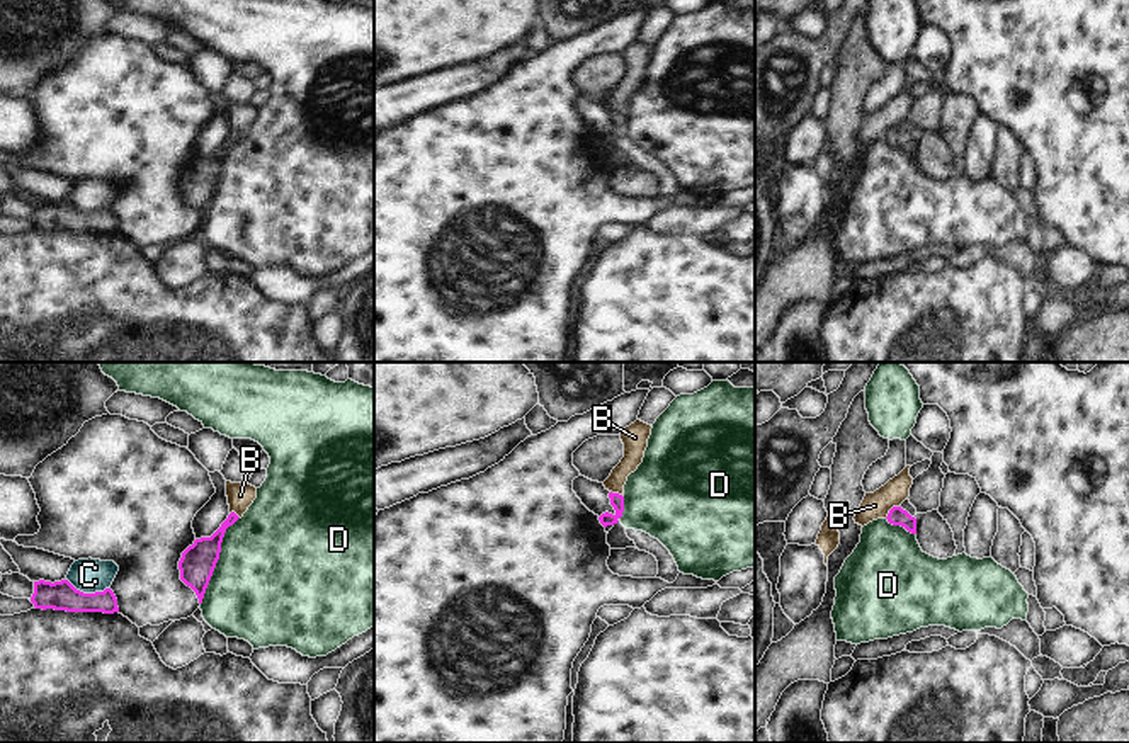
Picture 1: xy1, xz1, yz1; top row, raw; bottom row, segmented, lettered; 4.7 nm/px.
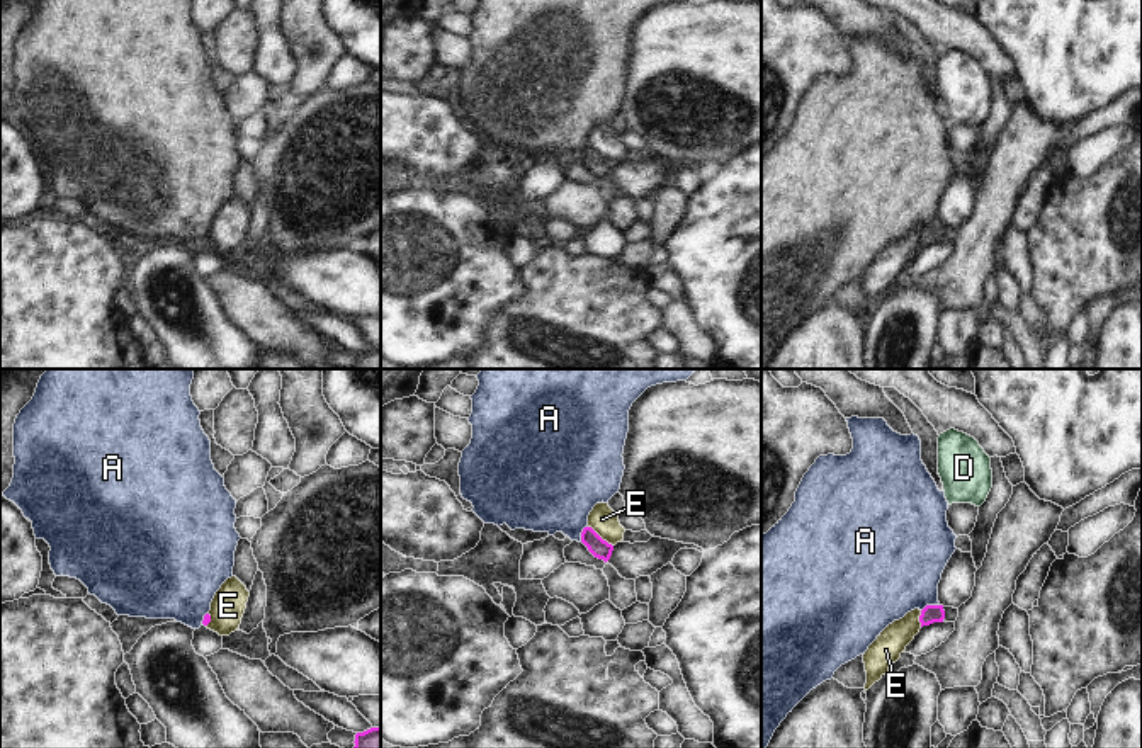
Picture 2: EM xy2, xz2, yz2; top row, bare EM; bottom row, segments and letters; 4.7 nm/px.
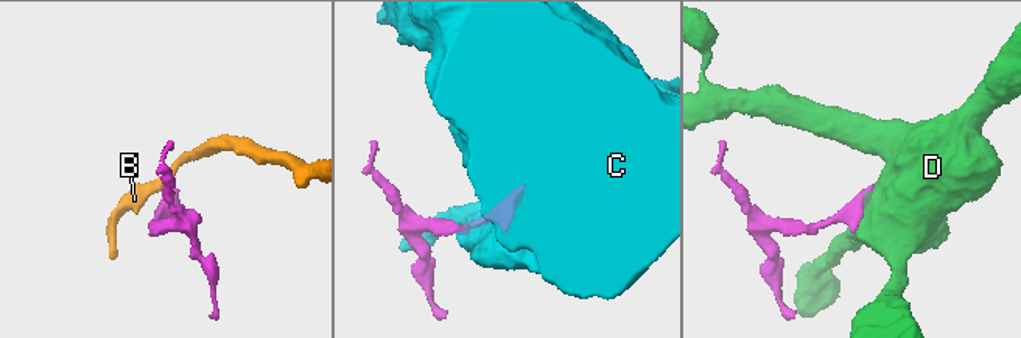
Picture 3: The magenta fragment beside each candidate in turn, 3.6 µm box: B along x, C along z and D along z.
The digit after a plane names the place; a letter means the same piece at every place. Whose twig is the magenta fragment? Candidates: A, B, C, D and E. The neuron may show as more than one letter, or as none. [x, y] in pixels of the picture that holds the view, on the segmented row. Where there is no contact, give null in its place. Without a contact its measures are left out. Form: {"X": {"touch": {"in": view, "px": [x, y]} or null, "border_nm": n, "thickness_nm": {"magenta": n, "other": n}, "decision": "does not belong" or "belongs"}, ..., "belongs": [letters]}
{"A": {"touch": {"in": "yz2", "px": [930, 606]}, "border_nm": 90, "thickness_nm": {"magenta": 90, "other": 440}, "decision": "belongs"}, "B": {"touch": {"in": "yz1", "px": [890, 510]}, "border_nm": 90, "thickness_nm": {"magenta": 90, "other": 130}, "decision": "does not belong"}, "C": {"touch": {"in": "xy1", "px": [89, 594]}, "border_nm": 220, "thickness_nm": {"magenta": 140, "other": 160}, "decision": "does not belong"}, "D": {"touch": {"in": "xy1", "px": [216, 561]}, "border_nm": 460, "thickness_nm": {"magenta": 170, "other": 500}, "decision": "does not belong"}, "E": {"touch": {"in": "xz2", "px": [599, 536]}, "border_nm": 160, "thickness_nm": {"magenta": 90, "other": 140}, "decision": "does not belong"}, "belongs": ["A"]}

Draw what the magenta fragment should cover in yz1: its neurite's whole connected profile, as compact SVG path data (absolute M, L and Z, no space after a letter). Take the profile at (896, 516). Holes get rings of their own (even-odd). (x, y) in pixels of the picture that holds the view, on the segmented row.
M893 507L888 513L888 522L893 525L901 525L905 527L908 532L916 534L916 519L911 517L906 510L903 510L901 507Z

